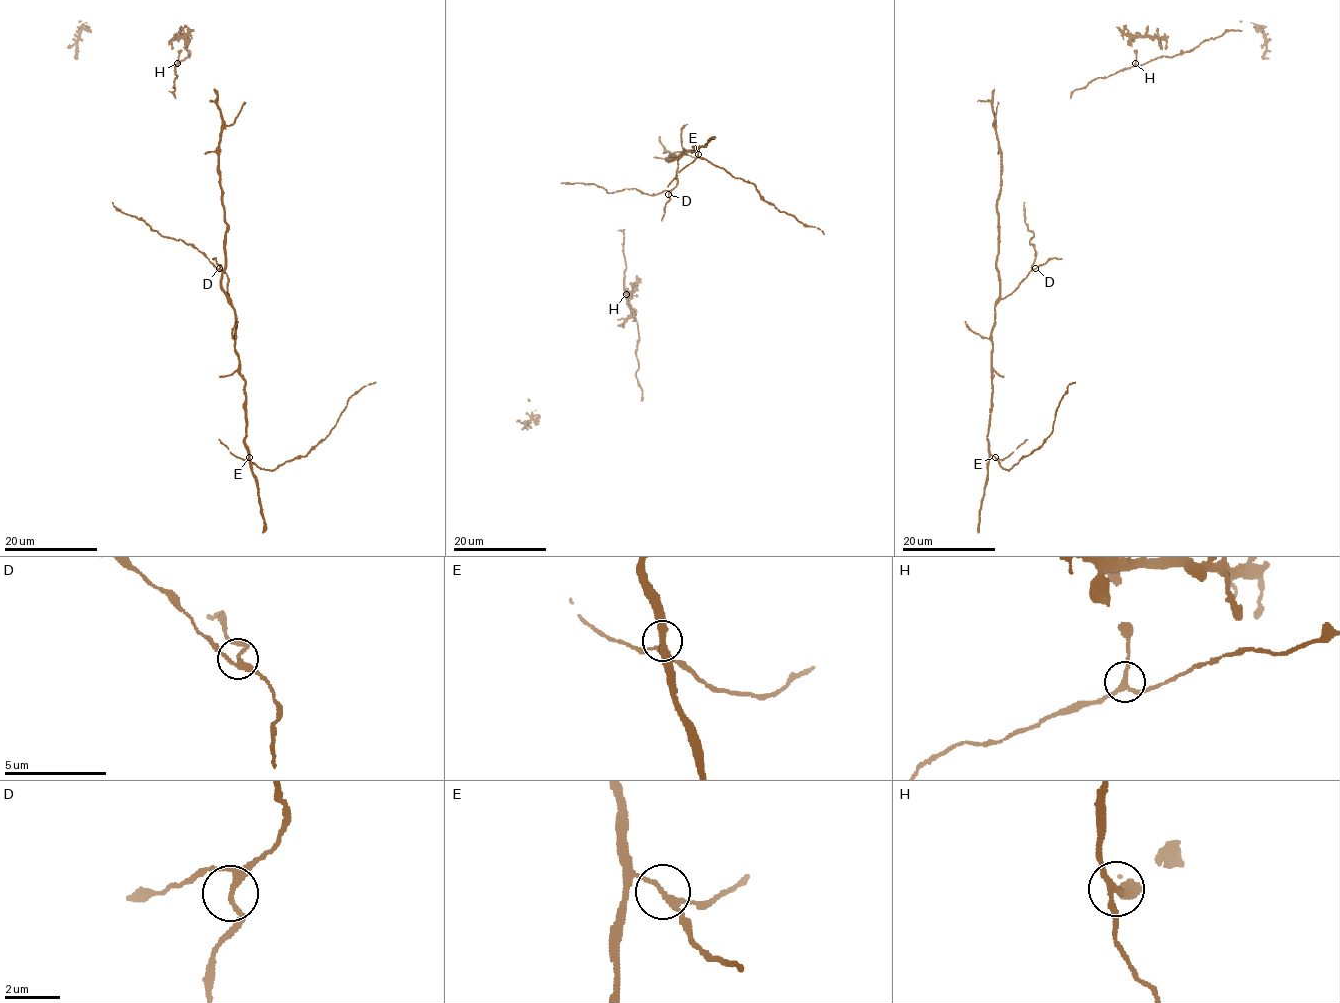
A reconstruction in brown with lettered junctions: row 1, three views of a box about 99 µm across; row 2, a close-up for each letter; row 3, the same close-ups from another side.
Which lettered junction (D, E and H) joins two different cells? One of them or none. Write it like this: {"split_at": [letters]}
{"split_at": []}

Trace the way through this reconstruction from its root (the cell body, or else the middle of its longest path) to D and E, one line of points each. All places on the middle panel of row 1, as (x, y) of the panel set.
D: (668, 159), (675, 156), (671, 158), (678, 160), (676, 185), (668, 194)
E: (668, 159), (685, 153), (685, 150), (694, 151), (694, 146), (699, 150), (697, 154)

